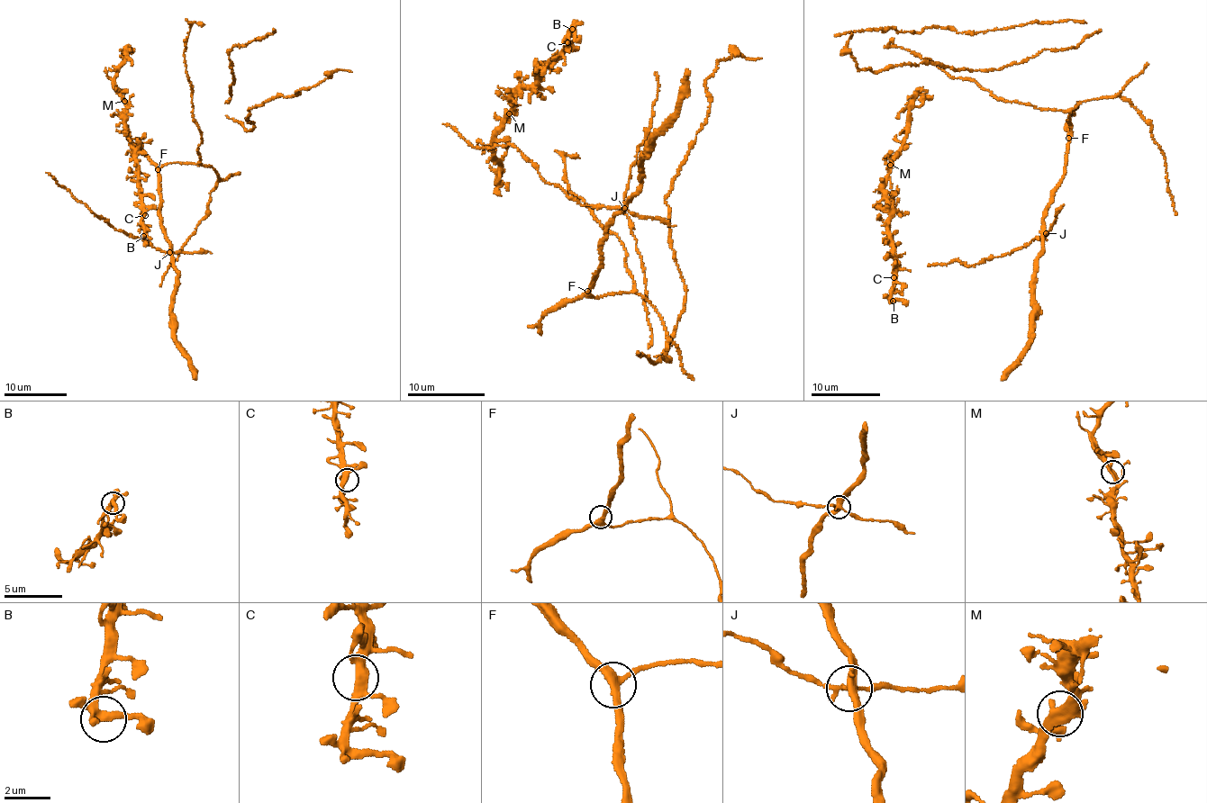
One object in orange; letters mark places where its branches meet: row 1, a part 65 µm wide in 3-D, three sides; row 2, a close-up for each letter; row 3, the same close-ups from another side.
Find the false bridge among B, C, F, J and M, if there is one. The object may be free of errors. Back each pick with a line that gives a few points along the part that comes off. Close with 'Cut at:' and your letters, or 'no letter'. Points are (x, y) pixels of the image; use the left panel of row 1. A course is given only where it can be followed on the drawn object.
J: Course of the part to remove: (170, 253), (156, 250), (148, 241), (122, 230), (114, 230), (46, 173)
Cut at: J

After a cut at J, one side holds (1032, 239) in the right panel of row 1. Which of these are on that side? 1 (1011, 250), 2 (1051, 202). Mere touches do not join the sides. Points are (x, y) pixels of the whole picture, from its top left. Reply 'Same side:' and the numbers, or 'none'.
Same side: 1

